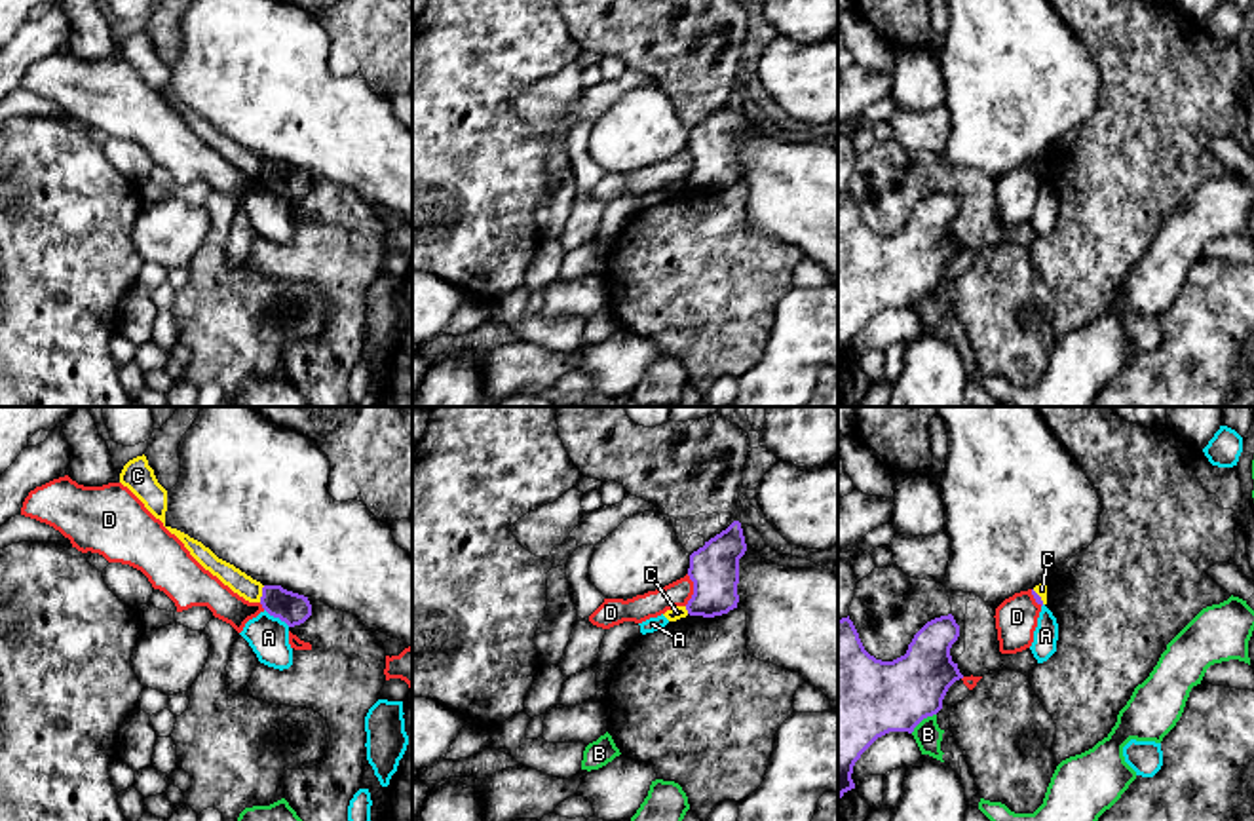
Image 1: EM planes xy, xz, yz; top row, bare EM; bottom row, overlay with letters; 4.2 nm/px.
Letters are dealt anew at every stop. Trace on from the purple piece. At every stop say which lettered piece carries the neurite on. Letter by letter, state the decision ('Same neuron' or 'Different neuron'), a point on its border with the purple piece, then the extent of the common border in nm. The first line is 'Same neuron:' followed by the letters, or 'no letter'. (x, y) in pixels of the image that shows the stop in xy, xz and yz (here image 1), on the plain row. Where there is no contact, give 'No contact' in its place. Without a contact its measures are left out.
Same neuron: no letter
A: Different neuron. Touches purple at xy (278, 190). Shared border 130 nm
B: Different neuron. Touches purple at yz (922, 293). Shared border 140 nm
C: Different neuron. Touches purple at xy (263, 168). Shared border 80 nm
D: Different neuron. Touches purple at xz (694, 164). Shared border 140 nm

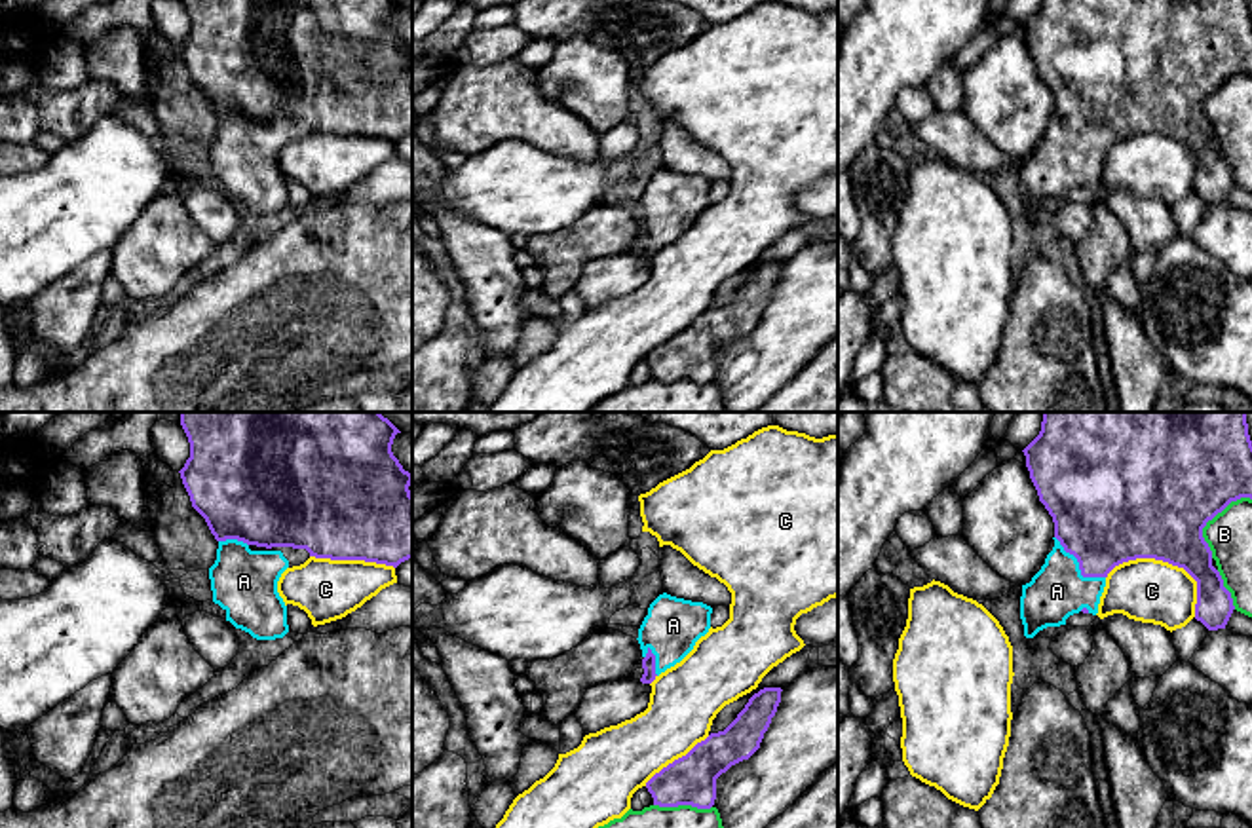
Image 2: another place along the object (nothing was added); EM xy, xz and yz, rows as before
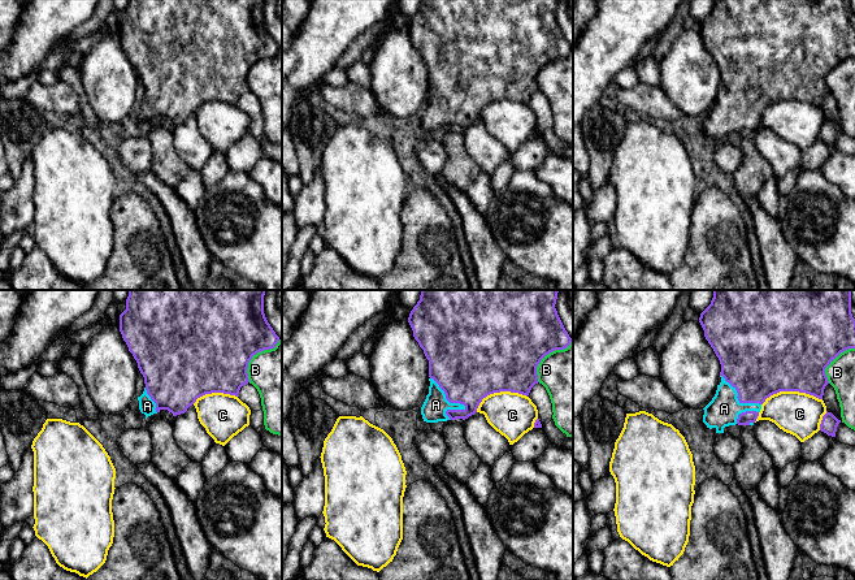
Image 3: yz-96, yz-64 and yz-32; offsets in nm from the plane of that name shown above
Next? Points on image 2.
Same neuron: A
A: Same neuron. Touches purple at yz (1080, 141). Shared border 280 nm
B: Different neuron. Touches purple at yz (1211, 94). Shared border 300 nm
C: Different neuron. Touches purple at yz (1167, 135). Shared border 420 nm

